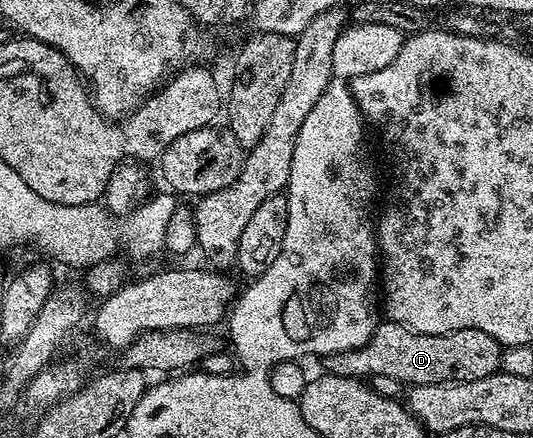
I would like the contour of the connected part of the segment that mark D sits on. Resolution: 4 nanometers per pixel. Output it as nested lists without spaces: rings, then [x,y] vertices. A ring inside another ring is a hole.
[[[383,320],[364,346],[326,355],[322,359],[322,369],[329,374],[360,380],[370,379],[373,374],[389,376],[389,380],[402,382],[407,388],[442,382],[472,382],[500,373],[503,351],[504,347],[493,340],[493,336],[485,336],[485,332],[454,330],[448,334],[418,334],[400,322]]]

